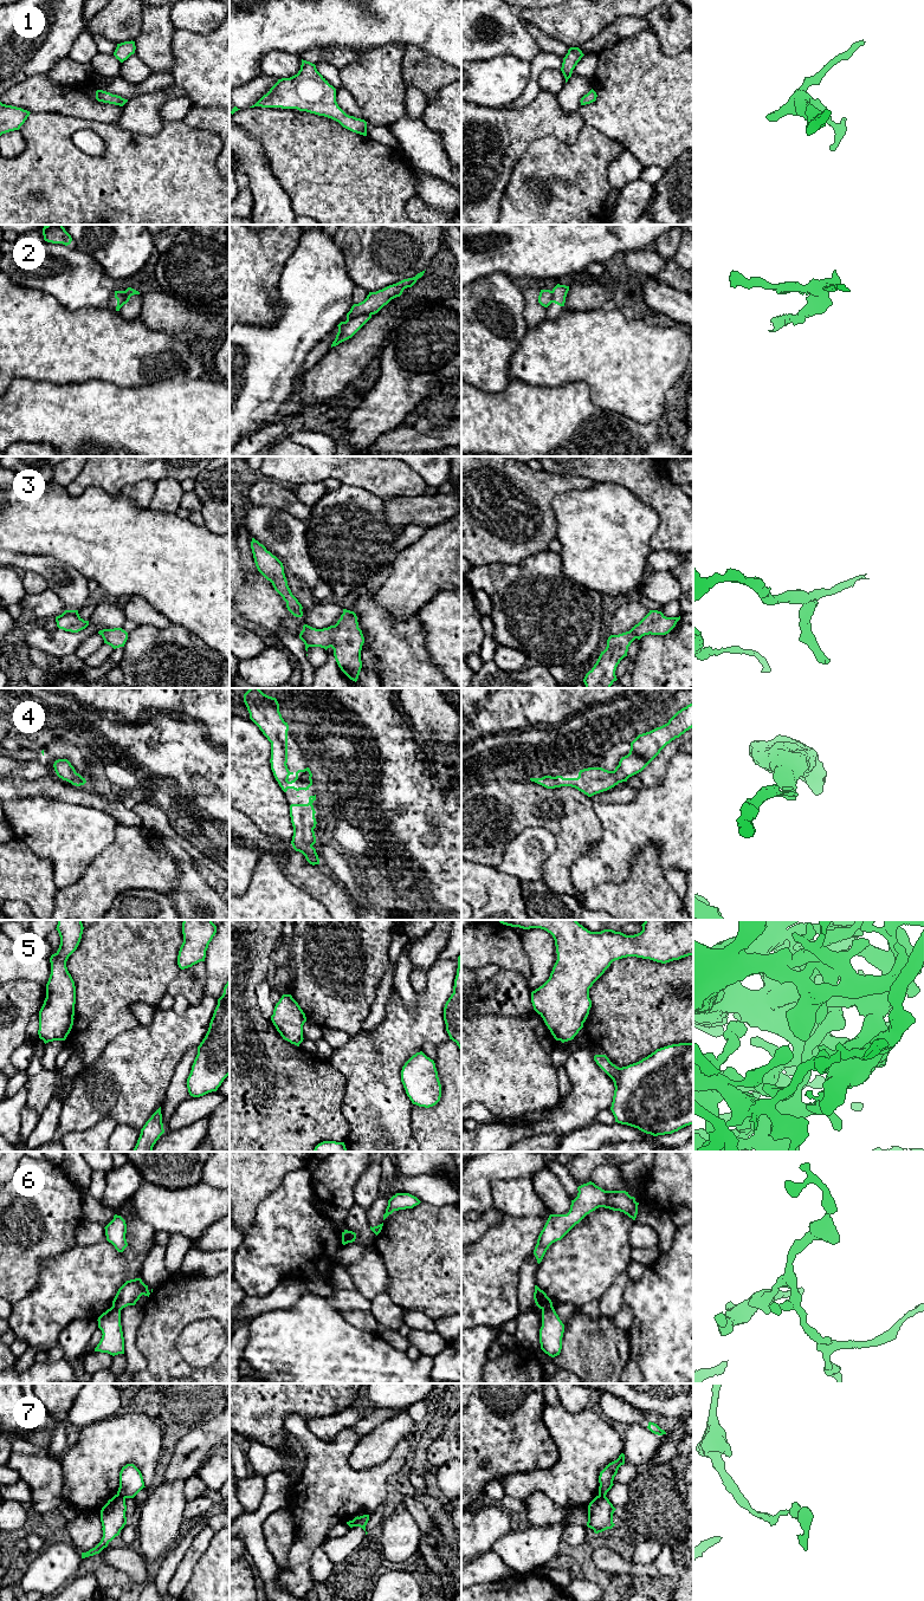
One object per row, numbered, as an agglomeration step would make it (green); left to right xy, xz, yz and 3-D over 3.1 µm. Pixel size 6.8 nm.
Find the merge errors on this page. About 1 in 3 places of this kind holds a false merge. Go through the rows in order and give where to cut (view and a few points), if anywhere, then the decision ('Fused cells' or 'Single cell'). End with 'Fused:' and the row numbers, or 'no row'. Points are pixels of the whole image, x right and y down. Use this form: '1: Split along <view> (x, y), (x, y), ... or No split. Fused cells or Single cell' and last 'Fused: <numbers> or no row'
1: No split. Single cell
2: Split along xz (370, 313), (360, 313), (347, 319). Fused cells
3: No split. Single cell
4: No split. Single cell
5: No split. Single cell
6: Split along yz (551, 1305), (542, 1309). Fused cells
7: Split along xy (117, 1493), (124, 1498). Fused cells
Fused: 2, 6, 7

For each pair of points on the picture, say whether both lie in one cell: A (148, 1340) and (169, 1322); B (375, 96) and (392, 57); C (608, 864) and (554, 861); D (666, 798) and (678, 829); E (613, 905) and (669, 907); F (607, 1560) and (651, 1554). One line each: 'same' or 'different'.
A: same
B: same
C: different
D: same
E: same
F: different

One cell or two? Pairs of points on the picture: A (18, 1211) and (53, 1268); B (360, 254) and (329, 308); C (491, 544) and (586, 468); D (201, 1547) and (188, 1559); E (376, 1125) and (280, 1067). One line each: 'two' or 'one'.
A: two
B: two
C: two
D: one
E: two

